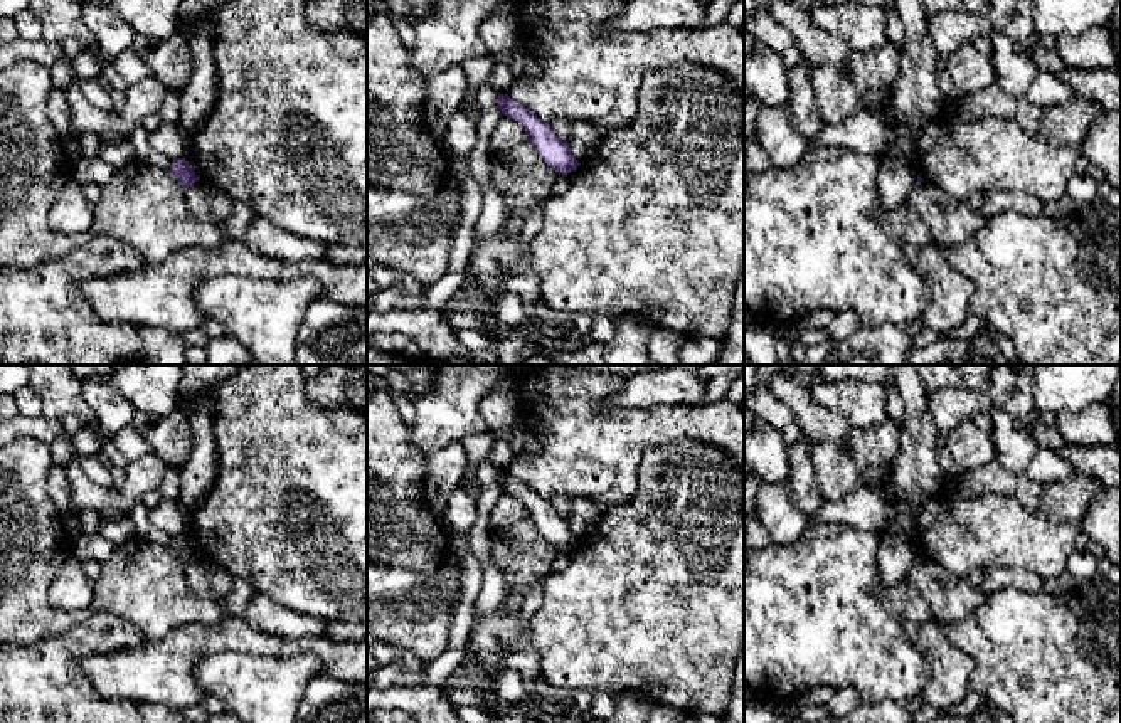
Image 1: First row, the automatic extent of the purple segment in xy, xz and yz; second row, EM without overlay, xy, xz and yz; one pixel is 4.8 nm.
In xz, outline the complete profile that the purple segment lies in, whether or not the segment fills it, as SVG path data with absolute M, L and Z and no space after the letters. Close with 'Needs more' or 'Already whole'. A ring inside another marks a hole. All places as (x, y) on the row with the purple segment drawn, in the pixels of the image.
M498 94L497 108L503 116L515 119L527 131L529 141L534 145L540 158L555 172L567 175L581 163L572 156L567 141L562 141L550 128L540 121L529 108L513 101L508 94Z. Already whole

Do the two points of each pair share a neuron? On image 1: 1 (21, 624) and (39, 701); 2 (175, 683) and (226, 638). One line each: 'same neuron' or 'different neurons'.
1: different neurons
2: same neuron

